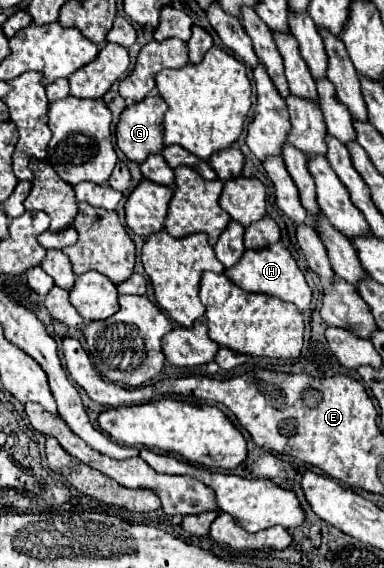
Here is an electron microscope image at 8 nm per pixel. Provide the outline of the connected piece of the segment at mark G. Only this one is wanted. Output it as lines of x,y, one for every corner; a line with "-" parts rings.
151,94
123,110
115,136
117,146
129,160
141,164
147,160
147,156
163,152
165,144
161,126
165,112
167,104
159,94

